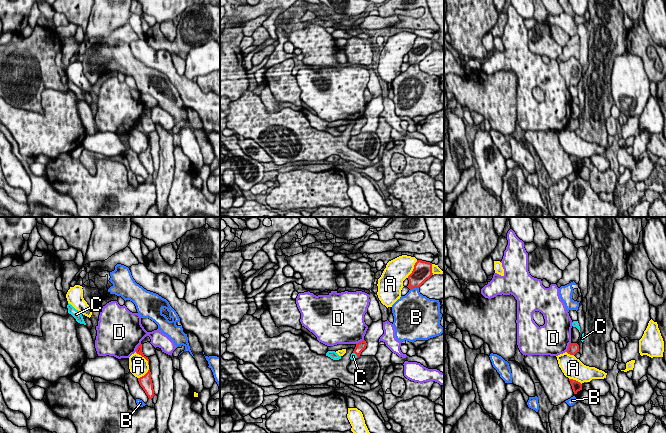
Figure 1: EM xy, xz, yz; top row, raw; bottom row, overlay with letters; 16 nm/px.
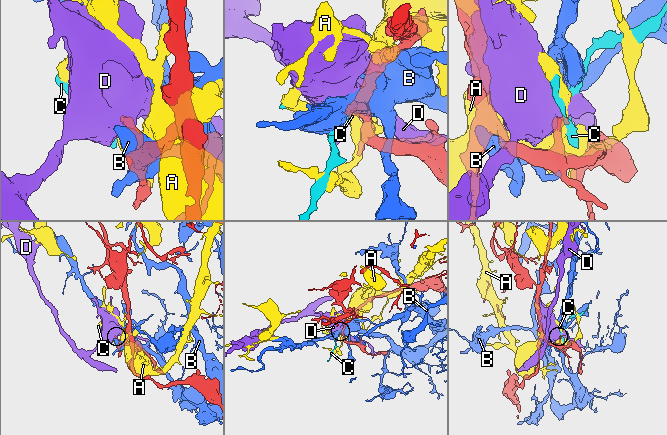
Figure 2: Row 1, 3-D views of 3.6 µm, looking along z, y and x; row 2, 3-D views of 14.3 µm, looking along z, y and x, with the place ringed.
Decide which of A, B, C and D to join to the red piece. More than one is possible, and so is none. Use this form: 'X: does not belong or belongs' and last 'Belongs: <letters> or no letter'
A: does not belong
B: does not belong
C: belongs
D: does not belong
Belongs: C

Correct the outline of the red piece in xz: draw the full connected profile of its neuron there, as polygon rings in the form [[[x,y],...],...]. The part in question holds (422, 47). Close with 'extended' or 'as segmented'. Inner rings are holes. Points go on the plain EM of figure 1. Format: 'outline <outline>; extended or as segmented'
outline [[[417,36],[412,49],[408,52],[409,60],[407,63],[409,65],[419,64],[432,51],[432,39]]]; as segmented

